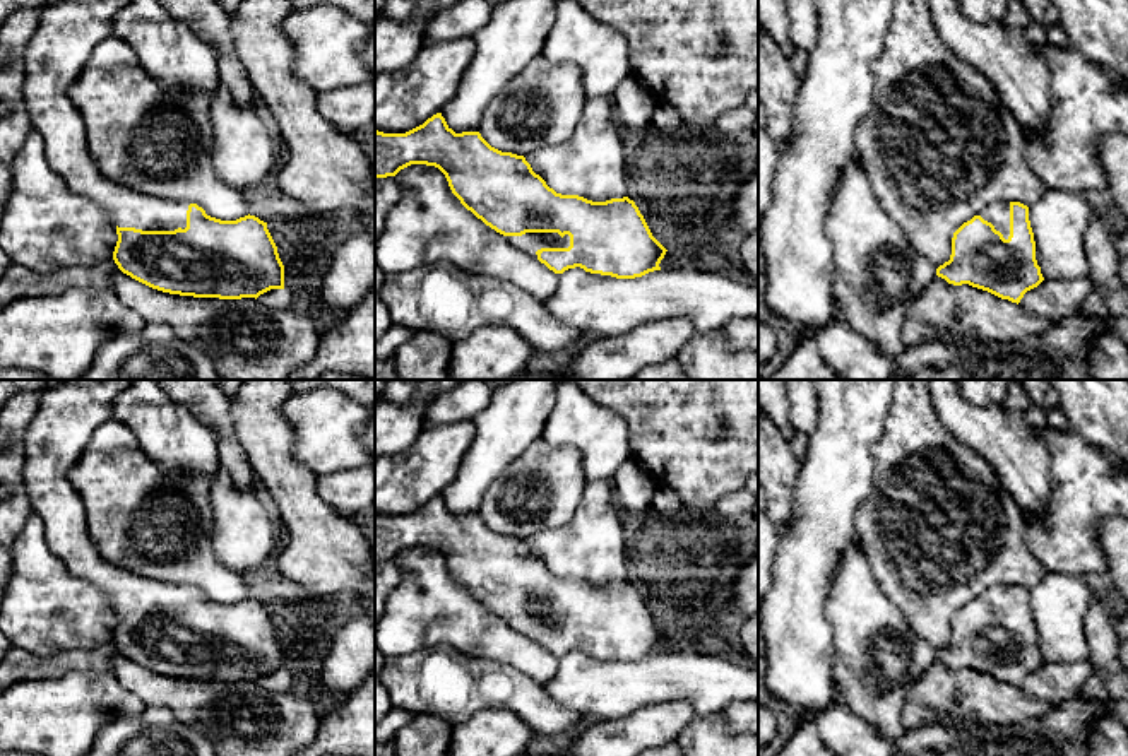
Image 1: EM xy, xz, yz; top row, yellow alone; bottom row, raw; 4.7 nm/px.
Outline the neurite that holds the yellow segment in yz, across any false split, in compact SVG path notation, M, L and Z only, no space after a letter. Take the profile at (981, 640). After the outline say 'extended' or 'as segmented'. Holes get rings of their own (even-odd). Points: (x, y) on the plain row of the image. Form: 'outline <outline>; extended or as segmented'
outline M1020 585L984 590L953 616L950 643L936 652L936 659L1018 688L1027 674L1044 664L1036 643L1029 590Z; extended

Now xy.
outline M63 380L41 392L39 410L26 433L26 469L22 484L33 511L45 523L48 547L67 570L103 590L116 609L113 643L132 662L169 677L193 681L258 681L284 672L284 648L267 605L255 599L221 604L188 585L173 585L139 576L108 563L87 530L86 510L68 479L94 431L113 417L113 404L134 380Z; extended

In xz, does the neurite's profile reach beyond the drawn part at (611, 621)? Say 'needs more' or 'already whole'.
needs more

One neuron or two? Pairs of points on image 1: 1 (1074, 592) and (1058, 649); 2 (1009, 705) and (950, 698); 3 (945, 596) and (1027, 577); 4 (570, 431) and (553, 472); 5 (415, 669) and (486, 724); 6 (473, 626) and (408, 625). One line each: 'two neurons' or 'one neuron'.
1: one neuron
2: one neuron
3: one neuron
4: two neurons
5: two neurons
6: one neuron

